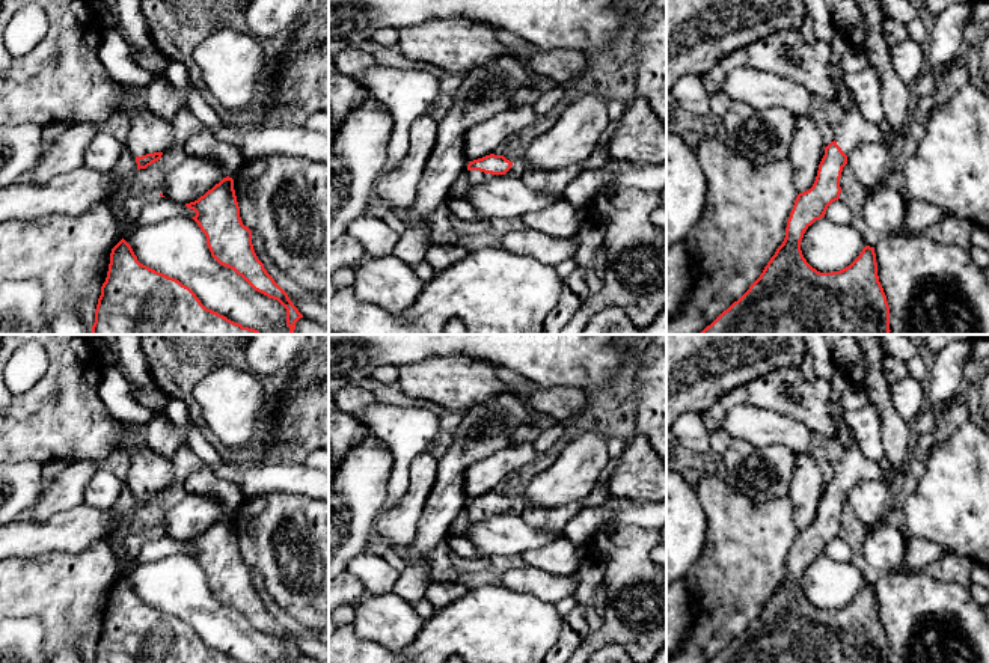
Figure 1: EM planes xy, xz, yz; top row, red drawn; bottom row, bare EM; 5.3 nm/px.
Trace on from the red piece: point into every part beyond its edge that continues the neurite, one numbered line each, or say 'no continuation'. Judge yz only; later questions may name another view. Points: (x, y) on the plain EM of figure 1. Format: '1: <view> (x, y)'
1: yz (854, 466)

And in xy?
1: xy (148, 470)

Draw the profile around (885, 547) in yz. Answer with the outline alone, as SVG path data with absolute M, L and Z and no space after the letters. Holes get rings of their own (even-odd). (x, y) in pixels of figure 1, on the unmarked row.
M883 517L865 526L867 535L862 545L865 561L880 573L908 573L906 542L908 538Z

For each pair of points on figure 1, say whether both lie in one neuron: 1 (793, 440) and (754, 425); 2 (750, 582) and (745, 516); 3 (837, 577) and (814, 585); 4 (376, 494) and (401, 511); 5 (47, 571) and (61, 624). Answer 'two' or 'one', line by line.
1: one
2: one
3: one
4: two
5: one

